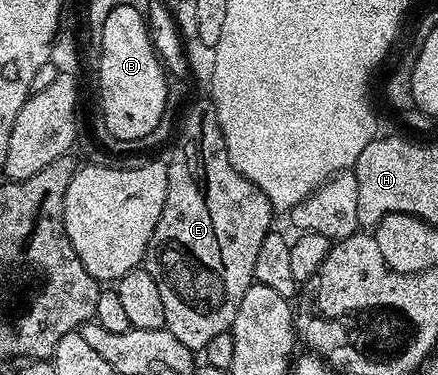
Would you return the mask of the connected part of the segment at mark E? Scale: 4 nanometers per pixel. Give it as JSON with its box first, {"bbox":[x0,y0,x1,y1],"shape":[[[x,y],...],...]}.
{"bbox":[143,99,275,350],"shape":[[[204,99],[195,101],[193,105],[190,103],[184,109],[183,119],[176,129],[172,141],[173,153],[167,156],[167,198],[143,261],[147,274],[151,274],[151,278],[155,278],[155,283],[159,285],[165,327],[175,334],[175,338],[179,338],[179,342],[183,342],[183,346],[194,350],[204,350],[211,338],[232,329],[235,314],[239,314],[239,302],[243,302],[243,294],[247,294],[249,287],[255,283],[253,271],[255,258],[259,254],[259,242],[263,242],[263,238],[274,227],[275,215],[267,194],[263,194],[263,190],[259,190],[247,178],[243,178],[235,166],[231,166],[213,101]]]}

